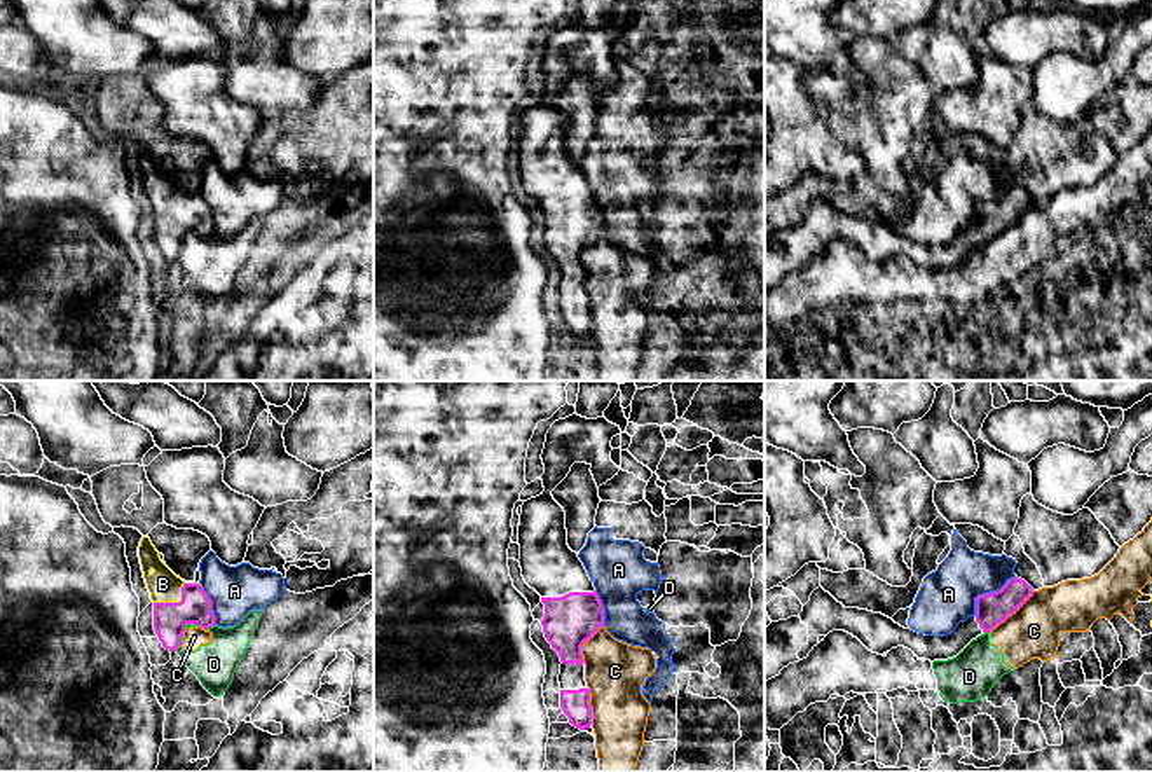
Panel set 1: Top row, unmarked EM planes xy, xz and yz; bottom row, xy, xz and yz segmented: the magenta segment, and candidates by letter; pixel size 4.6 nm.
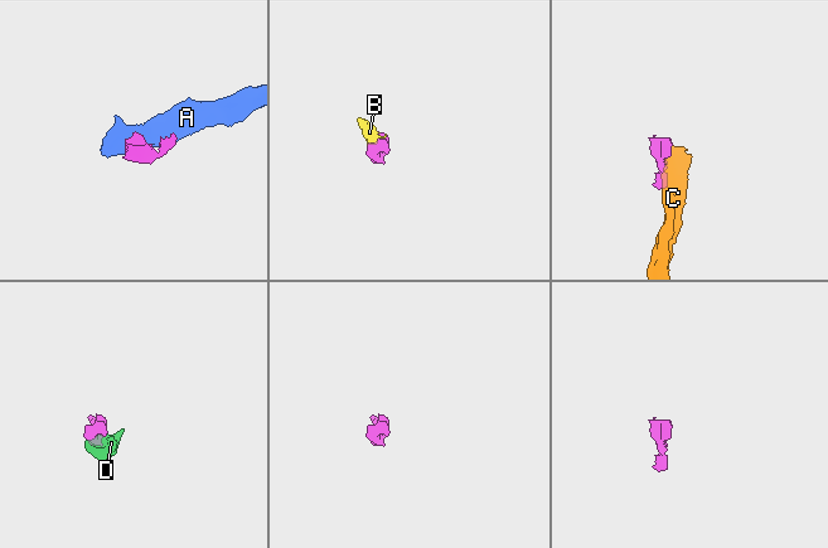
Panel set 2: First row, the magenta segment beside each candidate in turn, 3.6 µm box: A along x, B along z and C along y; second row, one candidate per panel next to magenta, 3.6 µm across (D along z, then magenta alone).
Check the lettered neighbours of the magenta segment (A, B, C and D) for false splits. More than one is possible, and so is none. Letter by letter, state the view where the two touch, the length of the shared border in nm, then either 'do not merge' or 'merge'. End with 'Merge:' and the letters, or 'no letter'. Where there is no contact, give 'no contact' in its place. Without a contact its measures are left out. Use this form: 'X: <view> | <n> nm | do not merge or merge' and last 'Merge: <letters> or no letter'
A: yz | 260 nm | do not merge
B: xy | 170 nm | merge
C: yz | 260 nm | do not merge
D: xy | 90 nm | do not merge
Merge: B

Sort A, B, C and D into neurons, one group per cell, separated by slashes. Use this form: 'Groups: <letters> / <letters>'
Groups: A / B / C D

